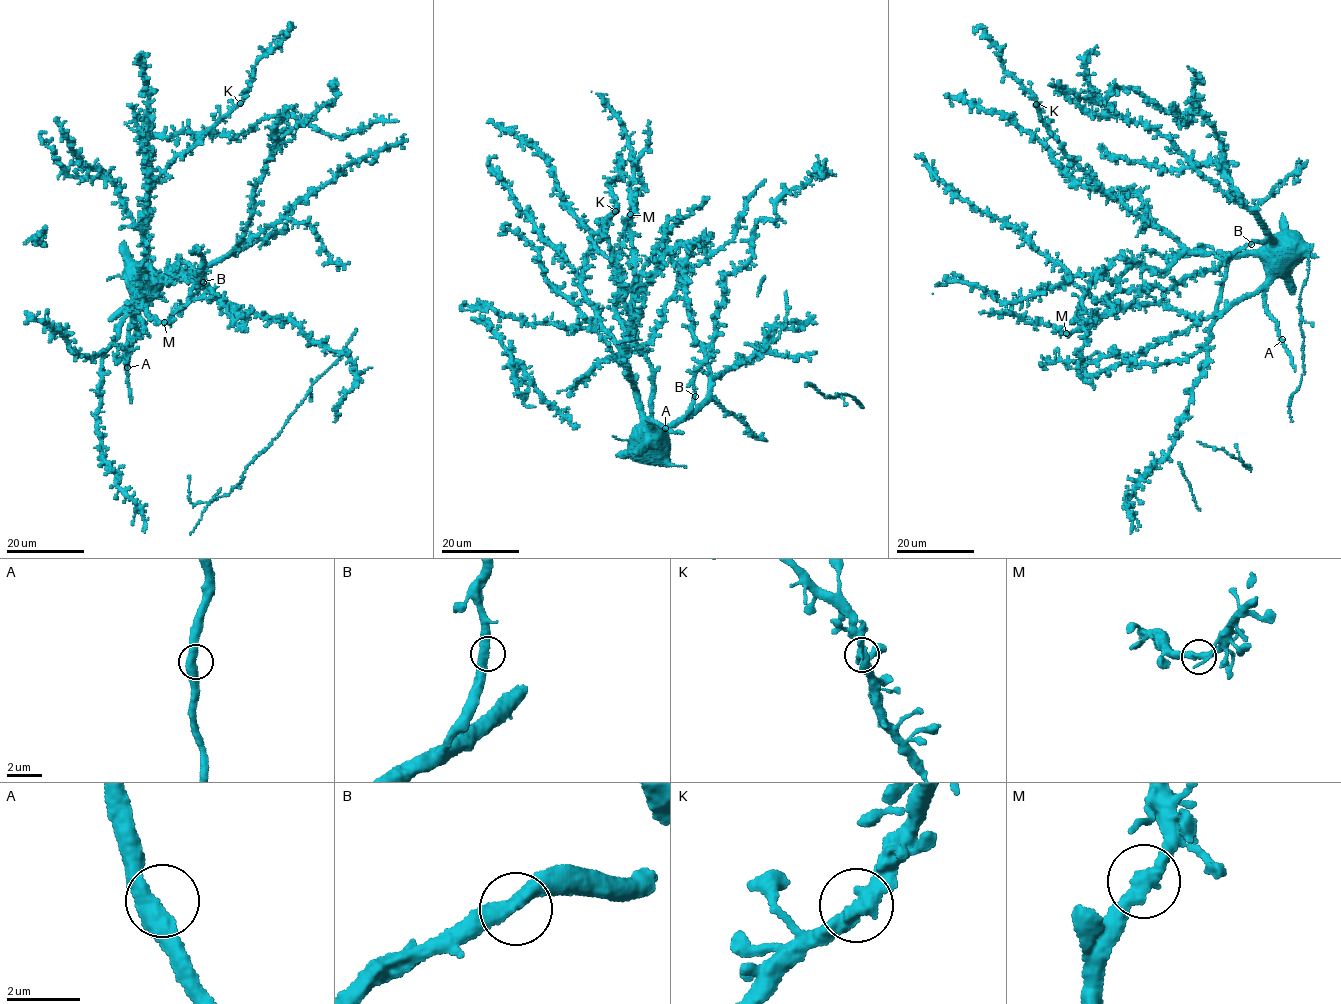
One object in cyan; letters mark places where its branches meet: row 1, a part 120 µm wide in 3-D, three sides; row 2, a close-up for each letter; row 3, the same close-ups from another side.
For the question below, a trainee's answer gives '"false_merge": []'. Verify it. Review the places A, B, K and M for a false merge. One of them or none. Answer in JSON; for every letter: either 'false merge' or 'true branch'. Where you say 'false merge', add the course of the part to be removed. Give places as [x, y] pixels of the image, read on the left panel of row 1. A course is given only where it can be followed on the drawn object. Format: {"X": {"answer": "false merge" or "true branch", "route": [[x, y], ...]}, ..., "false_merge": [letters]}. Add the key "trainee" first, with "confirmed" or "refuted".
{"trainee": "confirmed", "A": {"answer": "true branch"}, "B": {"answer": "true branch"}, "K": {"answer": "true branch"}, "M": {"answer": "true branch"}, "false_merge": []}

